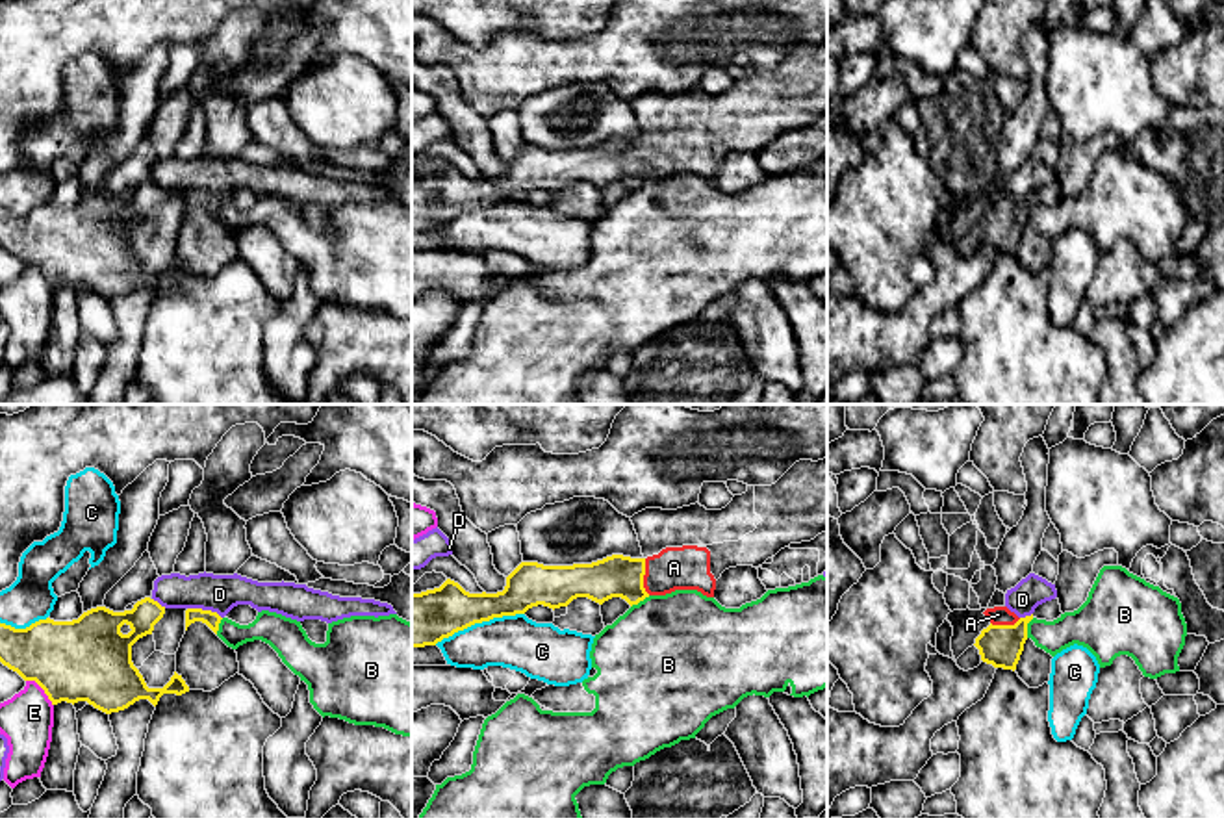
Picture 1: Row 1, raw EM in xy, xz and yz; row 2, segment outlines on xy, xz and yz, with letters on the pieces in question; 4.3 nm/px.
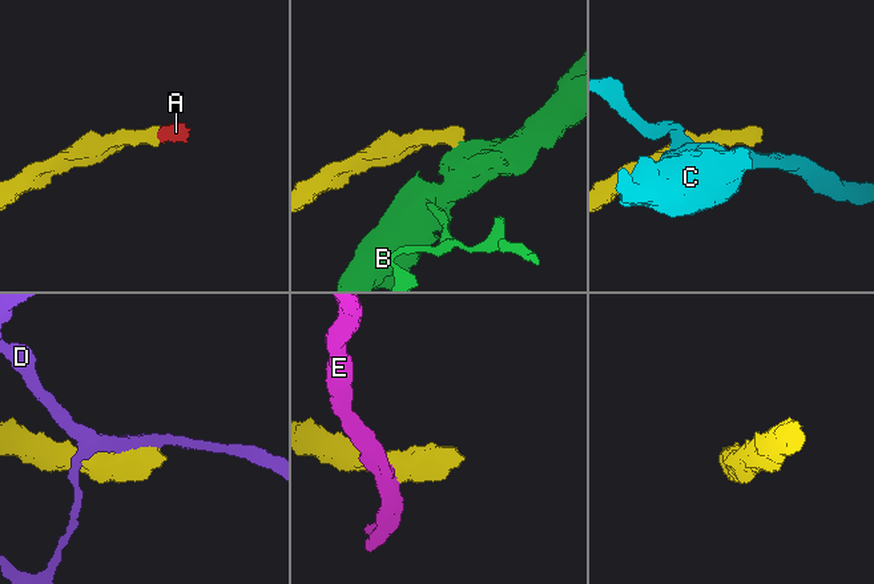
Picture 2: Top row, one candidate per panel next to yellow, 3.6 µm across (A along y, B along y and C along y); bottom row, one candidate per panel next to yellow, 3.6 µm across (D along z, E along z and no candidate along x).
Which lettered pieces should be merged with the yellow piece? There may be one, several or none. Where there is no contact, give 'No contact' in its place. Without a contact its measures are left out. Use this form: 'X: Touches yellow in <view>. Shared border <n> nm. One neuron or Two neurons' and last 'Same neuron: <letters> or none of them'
A: Touches yellow in xz. Shared border 160 nm. One neuron
B: Touches yellow in yz. Shared border 90 nm. Two neurons
C: Touches yellow in xz. Shared border 420 nm. Two neurons
D: Touches yellow in xy. Shared border 160 nm. Two neurons
E: Touches yellow in xy. Shared border 170 nm. Two neurons
Same neuron: A

